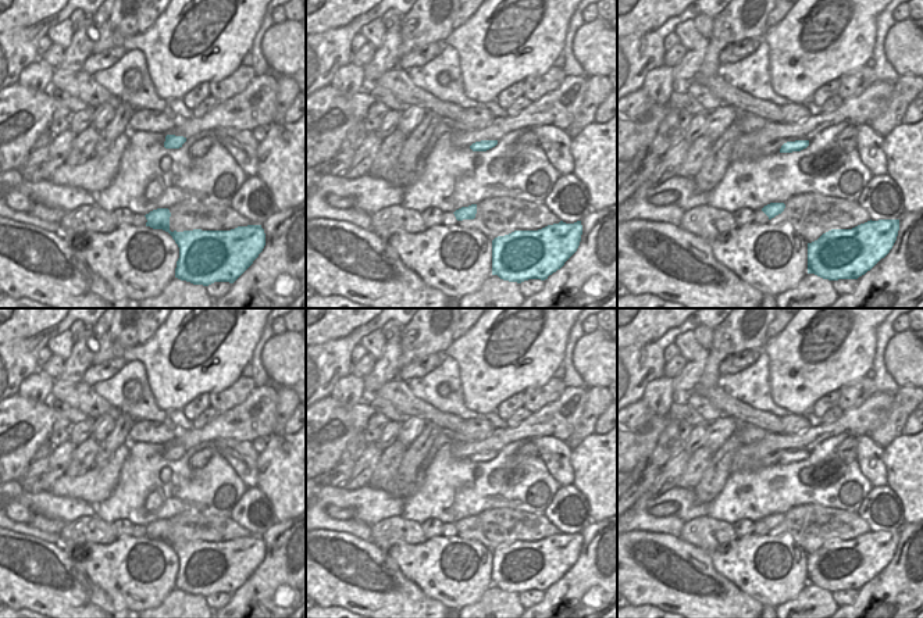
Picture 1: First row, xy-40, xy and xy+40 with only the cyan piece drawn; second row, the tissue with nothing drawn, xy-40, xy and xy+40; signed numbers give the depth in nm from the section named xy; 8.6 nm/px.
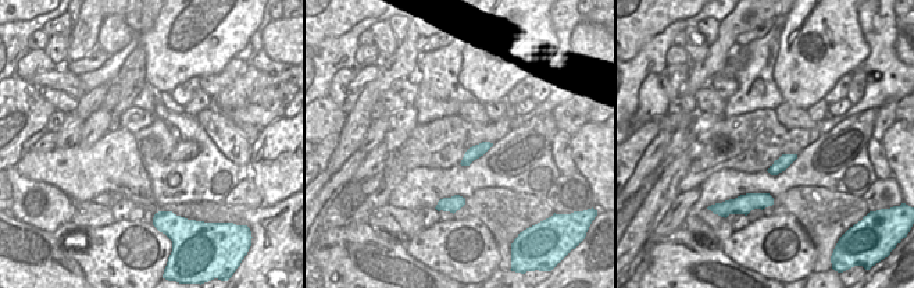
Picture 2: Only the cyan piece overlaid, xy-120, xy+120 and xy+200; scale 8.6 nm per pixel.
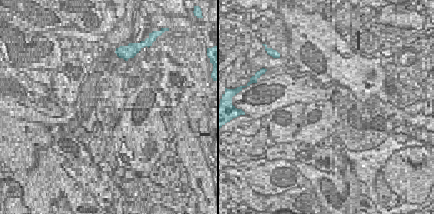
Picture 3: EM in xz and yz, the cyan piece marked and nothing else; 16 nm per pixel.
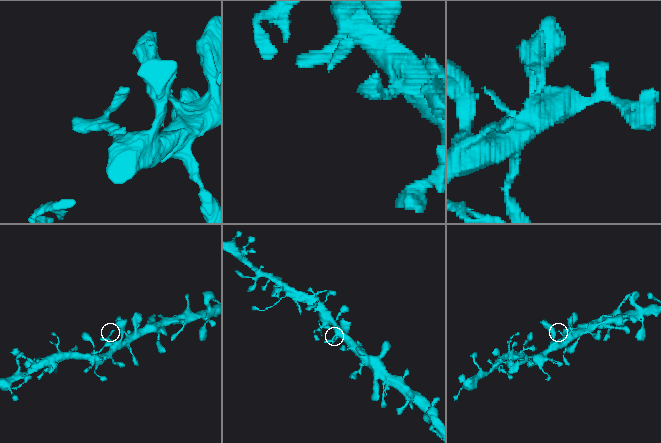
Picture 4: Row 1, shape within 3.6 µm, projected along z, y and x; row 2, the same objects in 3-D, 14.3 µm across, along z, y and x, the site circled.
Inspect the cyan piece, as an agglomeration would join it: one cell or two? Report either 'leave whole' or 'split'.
leave whole

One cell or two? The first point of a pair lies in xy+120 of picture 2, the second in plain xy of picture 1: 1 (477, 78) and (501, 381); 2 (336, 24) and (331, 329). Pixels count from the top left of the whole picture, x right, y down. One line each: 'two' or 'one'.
1: one
2: one

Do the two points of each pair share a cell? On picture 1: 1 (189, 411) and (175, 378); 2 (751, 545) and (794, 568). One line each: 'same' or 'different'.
1: different
2: same

